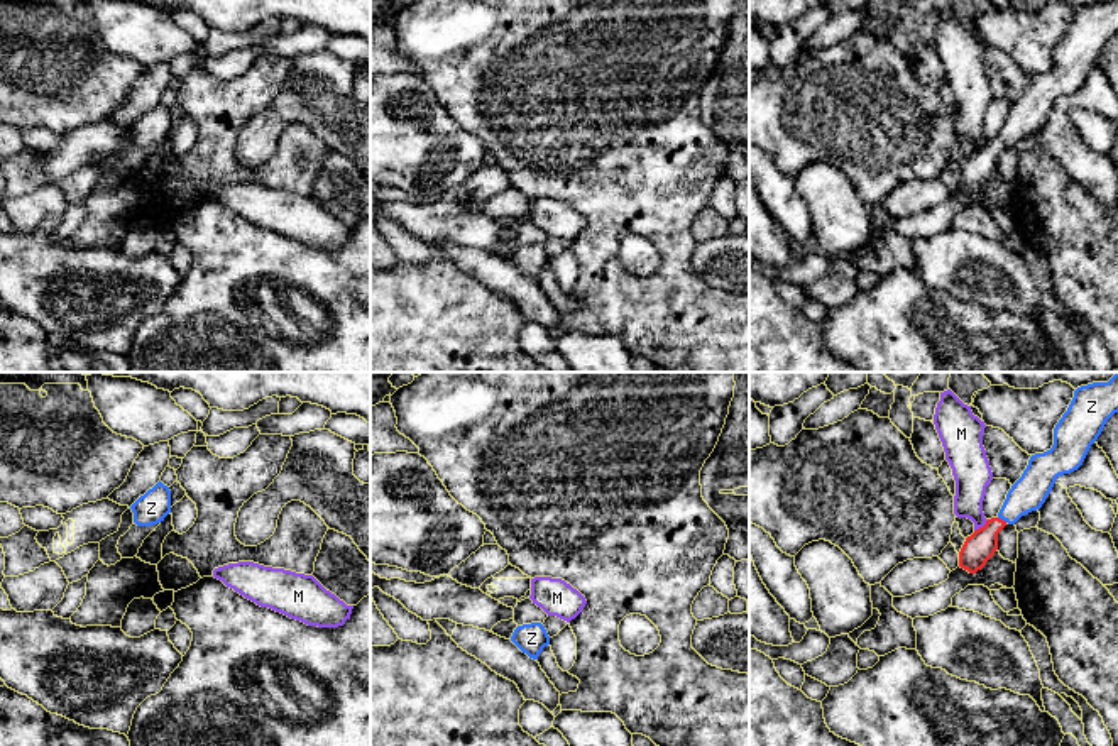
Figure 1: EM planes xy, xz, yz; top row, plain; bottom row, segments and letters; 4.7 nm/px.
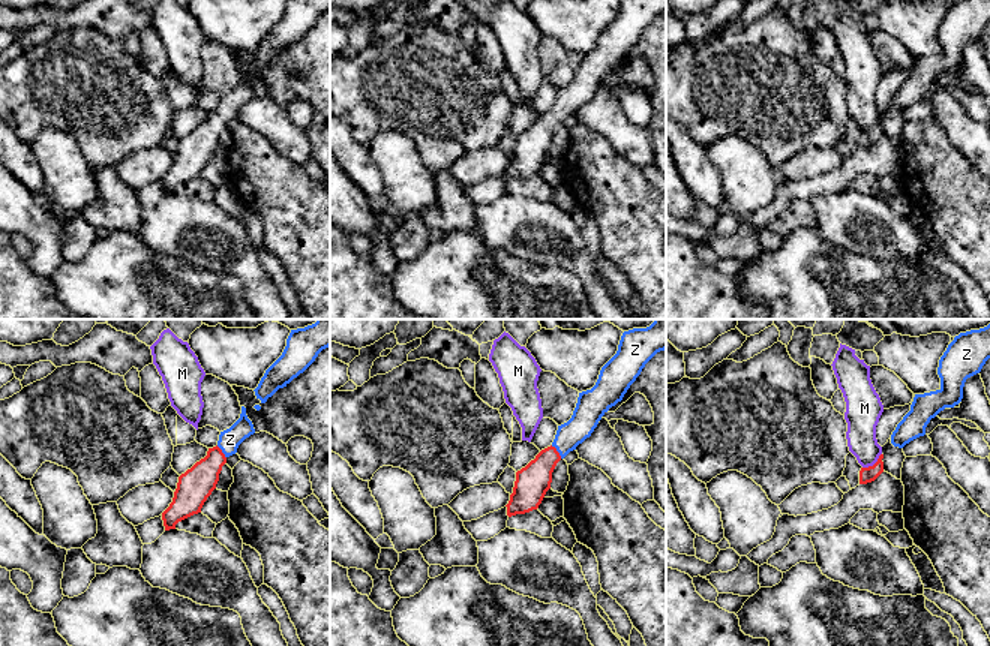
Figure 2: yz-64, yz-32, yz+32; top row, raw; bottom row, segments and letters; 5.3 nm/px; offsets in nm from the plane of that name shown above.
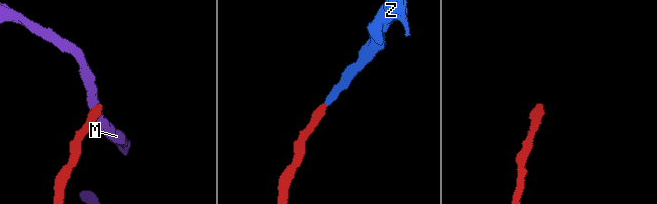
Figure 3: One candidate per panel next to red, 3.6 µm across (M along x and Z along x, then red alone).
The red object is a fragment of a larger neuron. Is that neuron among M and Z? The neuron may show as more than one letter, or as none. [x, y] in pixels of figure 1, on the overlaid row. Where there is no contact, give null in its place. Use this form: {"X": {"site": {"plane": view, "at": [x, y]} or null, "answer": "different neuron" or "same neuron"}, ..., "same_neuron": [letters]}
{"M": {"site": {"plane": "yz", "at": [983, 526]}, "answer": "different neuron"}, "Z": {"site": {"plane": "yz", "at": [1002, 520]}, "answer": "same neuron"}, "same_neuron": ["Z"]}

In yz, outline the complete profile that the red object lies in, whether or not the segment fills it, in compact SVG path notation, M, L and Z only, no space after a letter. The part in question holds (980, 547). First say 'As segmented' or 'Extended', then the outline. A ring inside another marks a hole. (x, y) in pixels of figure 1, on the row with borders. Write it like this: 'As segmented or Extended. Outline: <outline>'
Extended. Outline: M1118 372L1108 382L1093 382L1074 391L1074 398L1054 428L1054 445L1030 457L1022 477L1011 485L996 518L966 538L959 567L981 570L998 550L998 533L1022 516L1037 511L1055 479L1077 470L1106 421L1118 413Z

